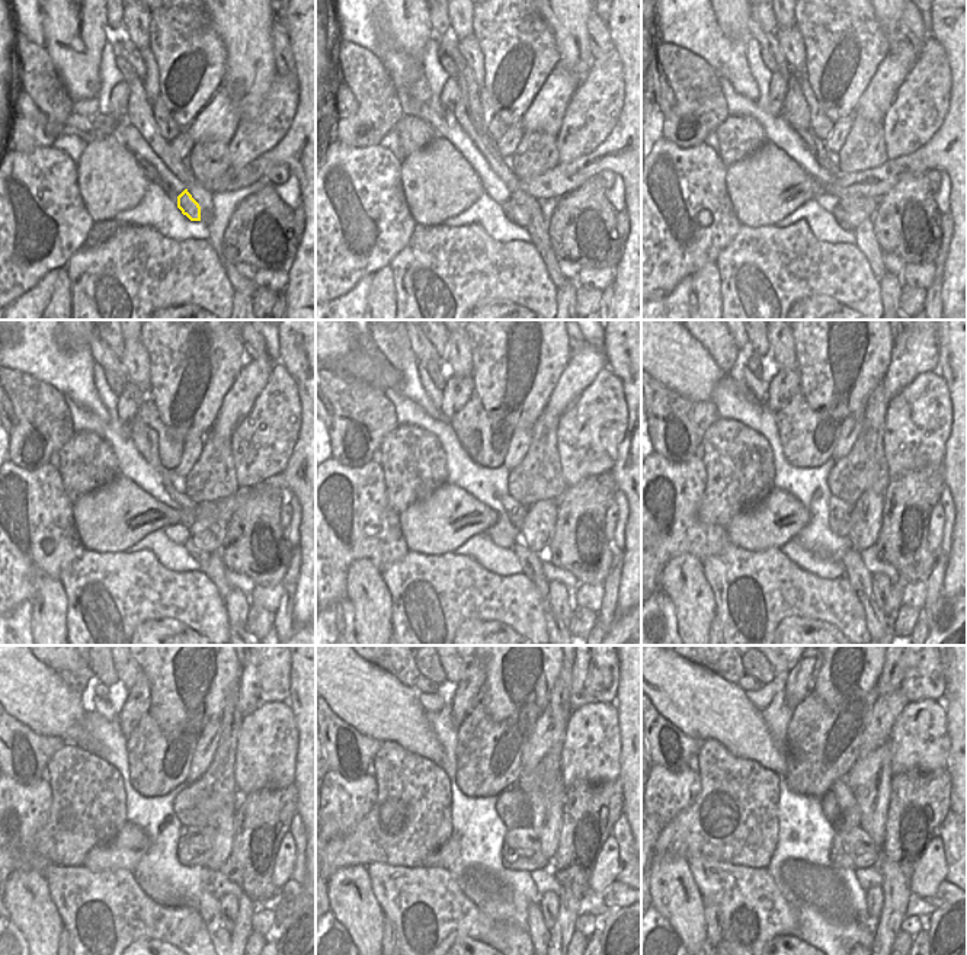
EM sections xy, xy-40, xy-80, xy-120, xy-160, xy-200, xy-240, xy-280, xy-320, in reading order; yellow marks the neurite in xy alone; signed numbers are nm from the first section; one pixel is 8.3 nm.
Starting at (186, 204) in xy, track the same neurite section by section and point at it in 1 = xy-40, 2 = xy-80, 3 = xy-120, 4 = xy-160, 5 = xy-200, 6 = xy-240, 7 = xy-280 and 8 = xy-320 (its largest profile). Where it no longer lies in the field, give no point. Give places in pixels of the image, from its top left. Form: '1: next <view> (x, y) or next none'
1: next xy-40 (514, 211)
2: next xy-80 (857, 208)
3: next xy-120 (208, 534)
4: next xy-160 (537, 529)
5: next xy-200 (868, 508)
6: next xy-240 (220, 826)
7: next xy-280 (547, 795)
8: next xy-320 (870, 779)

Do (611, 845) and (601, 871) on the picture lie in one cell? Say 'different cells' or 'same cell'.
same cell

